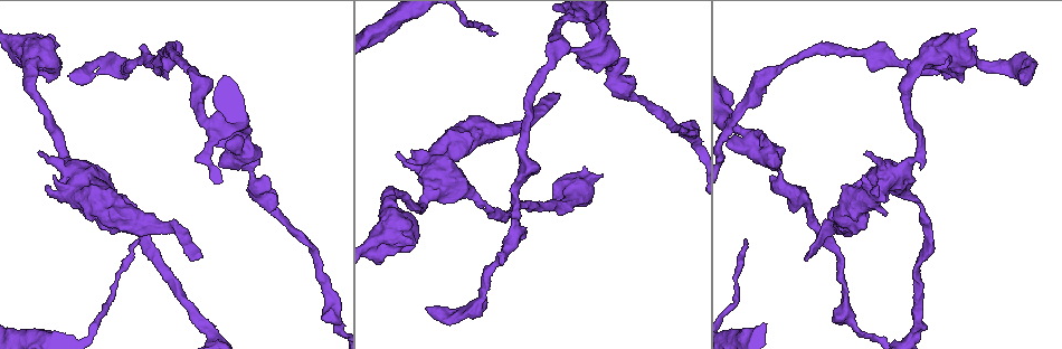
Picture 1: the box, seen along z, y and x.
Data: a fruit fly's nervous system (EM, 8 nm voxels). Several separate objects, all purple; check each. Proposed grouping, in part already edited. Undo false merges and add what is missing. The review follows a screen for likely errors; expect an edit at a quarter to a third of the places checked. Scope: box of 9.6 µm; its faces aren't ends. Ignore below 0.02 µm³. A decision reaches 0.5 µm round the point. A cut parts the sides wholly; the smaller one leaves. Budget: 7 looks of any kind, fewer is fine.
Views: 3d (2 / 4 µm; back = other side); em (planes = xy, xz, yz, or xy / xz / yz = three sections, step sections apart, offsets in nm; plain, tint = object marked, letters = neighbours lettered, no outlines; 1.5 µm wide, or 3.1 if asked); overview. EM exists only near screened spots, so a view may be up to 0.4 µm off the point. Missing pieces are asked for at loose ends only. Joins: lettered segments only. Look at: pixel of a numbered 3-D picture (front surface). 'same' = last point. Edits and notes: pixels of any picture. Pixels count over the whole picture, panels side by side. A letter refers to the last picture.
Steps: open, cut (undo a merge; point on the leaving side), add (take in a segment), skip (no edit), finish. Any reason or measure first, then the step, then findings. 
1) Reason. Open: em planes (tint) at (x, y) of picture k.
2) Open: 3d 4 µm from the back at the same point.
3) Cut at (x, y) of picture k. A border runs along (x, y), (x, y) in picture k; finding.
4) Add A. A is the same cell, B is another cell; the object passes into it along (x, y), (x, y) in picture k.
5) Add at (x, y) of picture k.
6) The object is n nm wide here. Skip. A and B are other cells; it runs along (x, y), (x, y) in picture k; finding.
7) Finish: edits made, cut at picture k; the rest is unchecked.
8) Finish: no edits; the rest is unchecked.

Calibre changes. Open: 3d 2 µm at (909, 195) of picture 1.

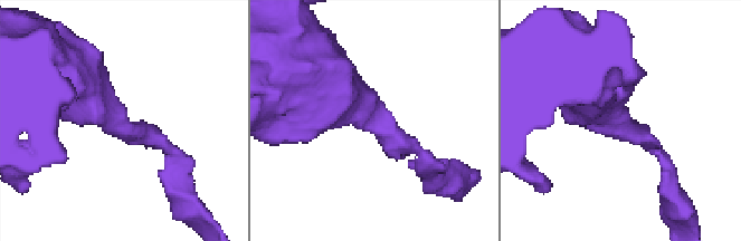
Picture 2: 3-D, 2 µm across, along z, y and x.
Open: em planes (plain) at (370, 120) of picture 2.

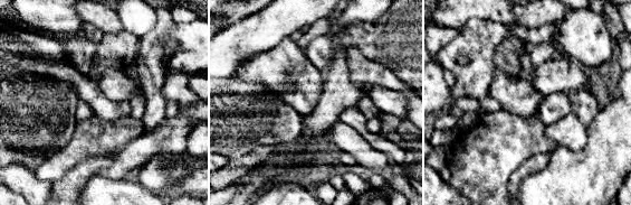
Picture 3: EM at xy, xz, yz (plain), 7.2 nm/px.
What lies round it. Open: em planes (letters) at the same point.

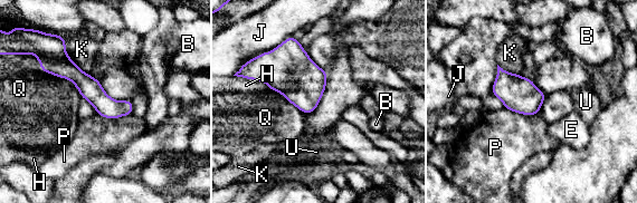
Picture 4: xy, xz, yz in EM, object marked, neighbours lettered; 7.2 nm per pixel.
The object is 160 nm wide here. Skip. B, E, H, J, K, P, Q and U are other cells; continuous, no second neuron.

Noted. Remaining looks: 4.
Branch stops here. Open: em planes (letters) at (807, 257) of picture 1.

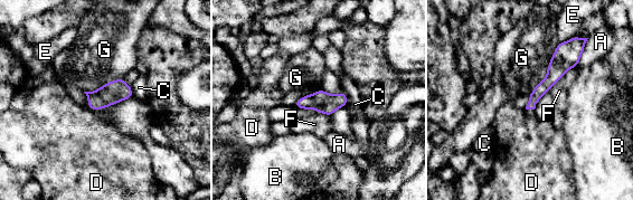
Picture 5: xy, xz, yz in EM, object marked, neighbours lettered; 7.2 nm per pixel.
Skip. A, B, C, D, E, F and G are other cells; a border runs along (558, 43), (547, 74), (528, 94) in picture 5; no lettered segment goes on from it.

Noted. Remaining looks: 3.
End of a long branch. Open: em xz step 4 (letters) at (137, 239) of picture 1.

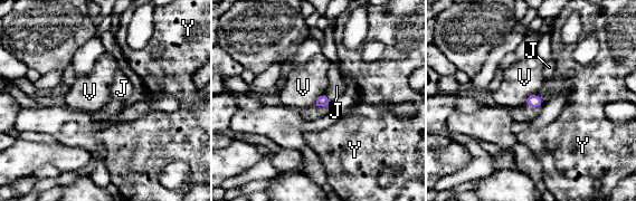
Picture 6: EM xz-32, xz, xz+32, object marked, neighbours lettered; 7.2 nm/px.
Open: em planes (letters) at the same point.

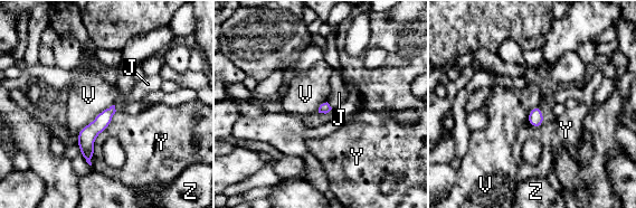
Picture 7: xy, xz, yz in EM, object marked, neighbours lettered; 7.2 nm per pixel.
The longest contact is with Y, 360 nm. Skip. J, V, Y and Z are other cells; none of them fits.

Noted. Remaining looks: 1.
Finish: no edits; the rest is unchecked.

